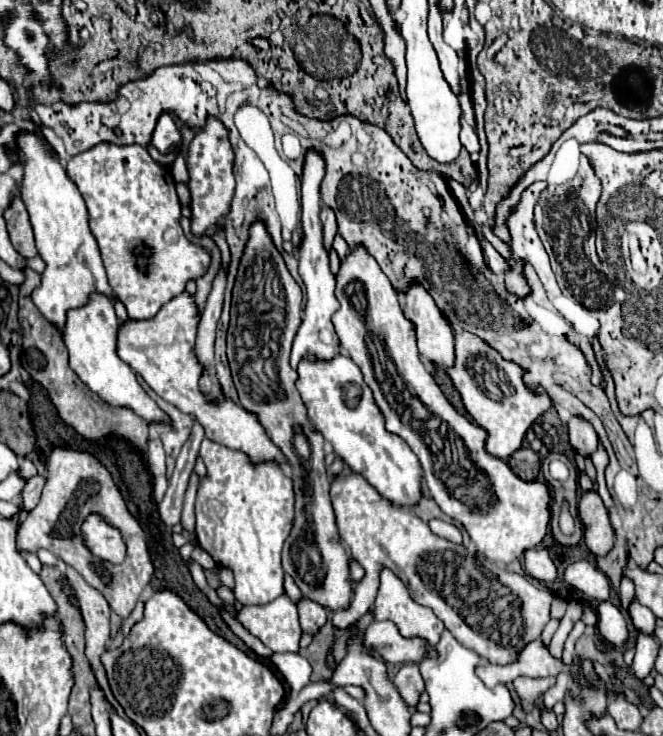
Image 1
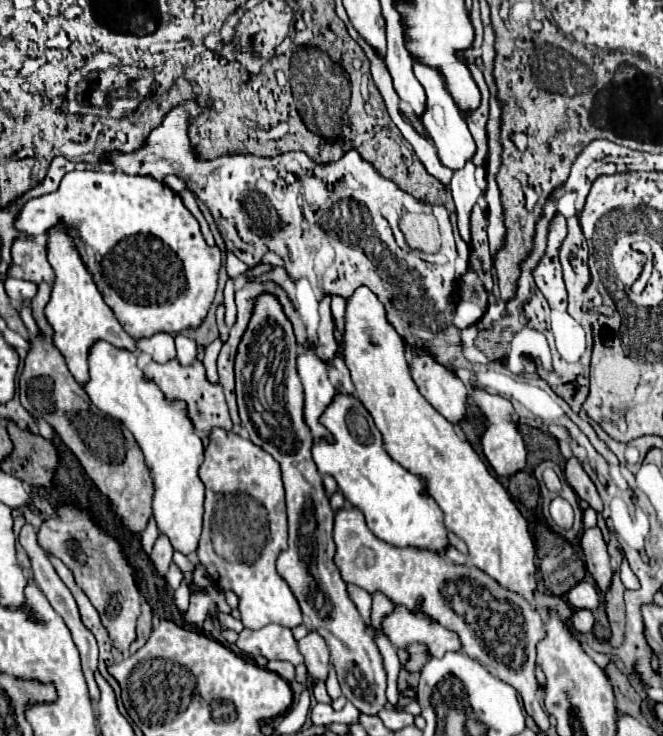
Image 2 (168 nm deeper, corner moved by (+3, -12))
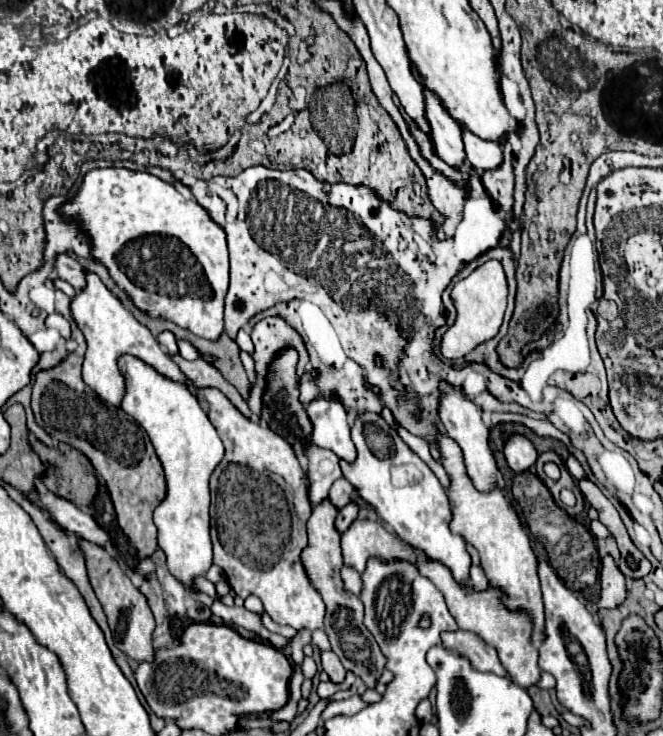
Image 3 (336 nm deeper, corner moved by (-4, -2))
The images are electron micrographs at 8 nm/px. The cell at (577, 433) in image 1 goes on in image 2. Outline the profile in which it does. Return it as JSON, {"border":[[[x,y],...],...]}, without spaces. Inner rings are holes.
{"border":[[[576,456],[568,458],[566,462],[566,468],[564,468],[564,474],[566,474],[566,482],[574,488],[574,492],[588,502],[588,506],[592,506],[596,512],[602,512],[602,500],[596,492],[596,486],[594,482],[590,480],[590,476],[584,472],[582,464],[578,462]]]}

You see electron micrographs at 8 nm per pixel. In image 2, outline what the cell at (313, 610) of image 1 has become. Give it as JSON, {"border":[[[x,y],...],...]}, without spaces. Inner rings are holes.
{"border":[[[310,630],[302,640],[298,640],[298,648],[304,656],[308,674],[316,680],[326,680],[330,652],[328,652],[328,644],[324,644],[324,638],[316,630]]]}

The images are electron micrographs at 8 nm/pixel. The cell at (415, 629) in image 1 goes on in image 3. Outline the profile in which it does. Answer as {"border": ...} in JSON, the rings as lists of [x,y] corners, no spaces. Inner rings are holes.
{"border":[[[467,630],[443,632],[441,640],[443,646],[447,646],[447,650],[455,650],[455,654],[463,654],[463,658],[467,658],[471,666],[475,666],[475,670],[507,676],[507,670],[499,662],[497,652],[489,644],[485,644],[477,634]]]}

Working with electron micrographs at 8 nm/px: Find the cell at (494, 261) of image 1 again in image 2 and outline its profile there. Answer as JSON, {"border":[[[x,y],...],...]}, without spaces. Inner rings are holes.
{"border":[[[468,162],[464,168],[456,170],[450,180],[450,190],[452,190],[454,204],[456,204],[456,214],[458,214],[458,230],[460,230],[462,240],[468,244],[468,248],[472,248],[472,242],[470,242],[472,240],[472,228],[470,228],[472,206],[482,194],[482,190],[476,184],[474,172],[476,172],[476,166]]]}

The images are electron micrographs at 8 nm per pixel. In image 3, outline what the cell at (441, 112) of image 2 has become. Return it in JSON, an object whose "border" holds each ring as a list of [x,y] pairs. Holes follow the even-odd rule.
{"border":[[[465,128],[461,132],[463,132],[463,144],[465,144],[467,160],[471,162],[473,168],[485,172],[485,170],[495,170],[503,164],[503,150],[499,144],[485,142]]]}

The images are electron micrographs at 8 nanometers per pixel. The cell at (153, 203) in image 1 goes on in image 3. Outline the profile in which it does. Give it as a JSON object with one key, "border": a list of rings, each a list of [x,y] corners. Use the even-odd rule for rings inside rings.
{"border":[[[97,168],[85,174],[79,194],[63,206],[61,214],[63,218],[77,218],[81,222],[93,242],[95,258],[143,312],[171,320],[205,340],[217,340],[221,336],[225,330],[223,298],[227,296],[229,286],[227,240],[223,228],[213,222],[203,206],[149,172]]]}

